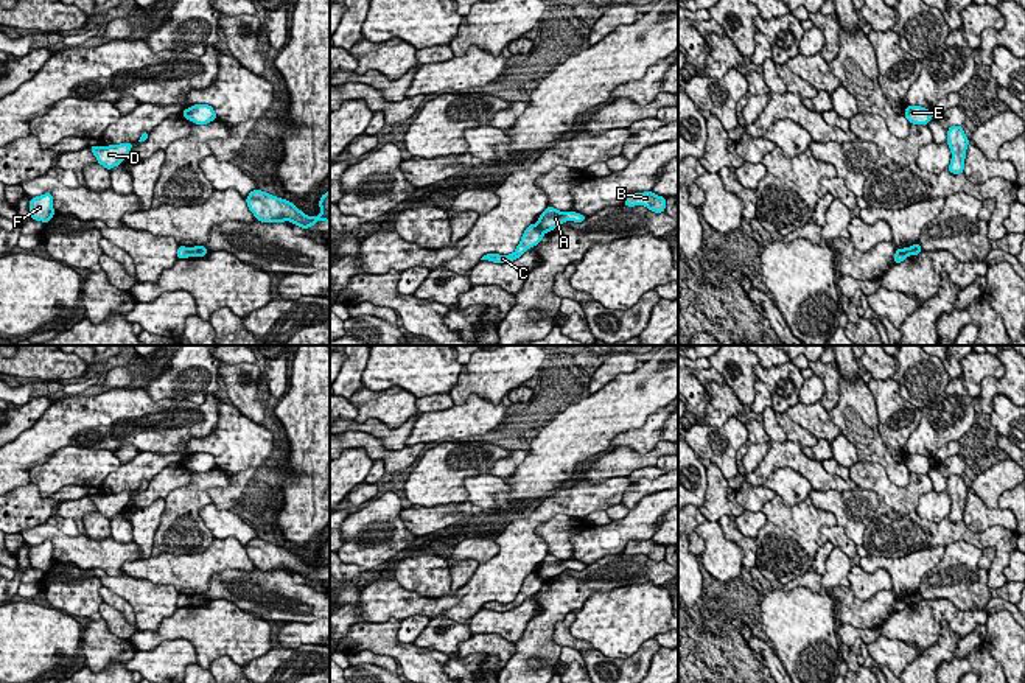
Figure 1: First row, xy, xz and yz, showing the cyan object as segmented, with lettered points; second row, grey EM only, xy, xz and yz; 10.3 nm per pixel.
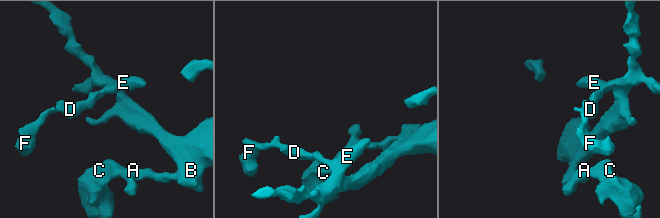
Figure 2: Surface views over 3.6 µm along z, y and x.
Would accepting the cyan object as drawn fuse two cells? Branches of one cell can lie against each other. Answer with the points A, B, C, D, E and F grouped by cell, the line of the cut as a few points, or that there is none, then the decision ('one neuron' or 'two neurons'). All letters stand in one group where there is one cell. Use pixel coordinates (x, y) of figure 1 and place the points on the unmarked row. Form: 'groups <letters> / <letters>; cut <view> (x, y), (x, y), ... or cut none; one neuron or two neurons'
groups A B D E F / C; cut xz (535, 571), (545, 581); two neurons

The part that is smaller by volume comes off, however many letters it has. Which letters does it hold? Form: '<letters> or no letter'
C

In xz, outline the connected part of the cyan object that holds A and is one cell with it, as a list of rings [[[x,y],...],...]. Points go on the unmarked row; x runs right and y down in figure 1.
[[[551,554],[538,565],[538,576],[544,580],[551,580],[560,573],[566,569],[582,571],[586,565],[575,562],[575,560],[560,560]]]

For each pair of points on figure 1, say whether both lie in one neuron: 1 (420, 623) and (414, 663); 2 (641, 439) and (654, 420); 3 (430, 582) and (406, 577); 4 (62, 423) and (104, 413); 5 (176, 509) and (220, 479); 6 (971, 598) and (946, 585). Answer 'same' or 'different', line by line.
1: different
2: same
3: same
4: same
5: same
6: same

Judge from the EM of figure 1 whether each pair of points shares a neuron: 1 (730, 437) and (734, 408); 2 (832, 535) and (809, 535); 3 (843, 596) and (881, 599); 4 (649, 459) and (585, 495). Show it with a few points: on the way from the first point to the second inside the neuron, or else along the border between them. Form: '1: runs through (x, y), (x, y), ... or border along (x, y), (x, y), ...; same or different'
1: border along (736, 417), (719, 427), (705, 425); different
2: border along (836, 523), (825, 525), (820, 529), (826, 540); different
3: runs through (853, 605), (871, 605); same
4: border along (626, 476), (610, 476), (599, 483), (582, 483); different

